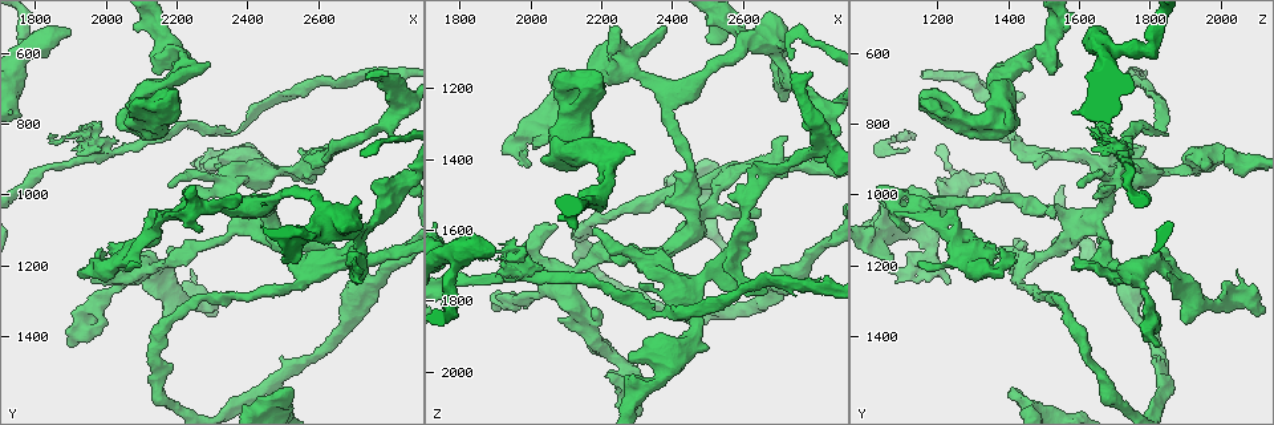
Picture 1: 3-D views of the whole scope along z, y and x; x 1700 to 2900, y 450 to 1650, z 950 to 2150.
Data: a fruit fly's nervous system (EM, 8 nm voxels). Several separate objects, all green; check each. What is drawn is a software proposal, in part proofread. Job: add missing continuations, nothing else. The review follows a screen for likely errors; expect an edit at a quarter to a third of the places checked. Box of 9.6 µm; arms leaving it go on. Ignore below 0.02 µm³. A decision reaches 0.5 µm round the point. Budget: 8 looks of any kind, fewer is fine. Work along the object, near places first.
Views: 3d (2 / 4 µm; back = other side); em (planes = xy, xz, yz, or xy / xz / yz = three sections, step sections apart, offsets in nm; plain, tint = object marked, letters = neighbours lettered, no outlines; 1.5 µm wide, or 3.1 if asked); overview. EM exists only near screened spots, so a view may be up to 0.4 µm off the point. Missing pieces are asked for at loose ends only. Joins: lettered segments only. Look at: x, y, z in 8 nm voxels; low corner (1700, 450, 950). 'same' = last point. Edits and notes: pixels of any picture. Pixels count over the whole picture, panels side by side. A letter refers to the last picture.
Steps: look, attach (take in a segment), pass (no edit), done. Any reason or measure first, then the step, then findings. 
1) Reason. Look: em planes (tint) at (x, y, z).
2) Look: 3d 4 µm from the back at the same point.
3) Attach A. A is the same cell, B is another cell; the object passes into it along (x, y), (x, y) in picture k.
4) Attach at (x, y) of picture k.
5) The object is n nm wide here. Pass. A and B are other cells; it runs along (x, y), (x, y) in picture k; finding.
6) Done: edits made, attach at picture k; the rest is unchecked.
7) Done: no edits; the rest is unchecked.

Branch stops here. Look: em planes (tint) at (1900, 530, 1670).

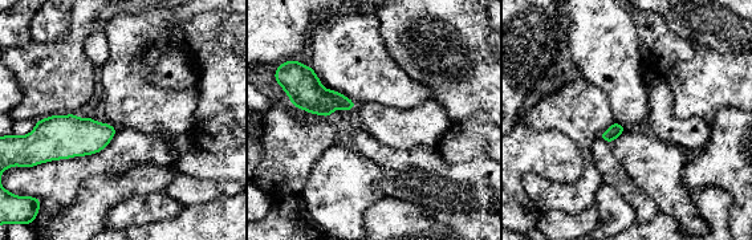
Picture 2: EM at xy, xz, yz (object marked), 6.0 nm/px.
Look: em planes (letters) at the same point.

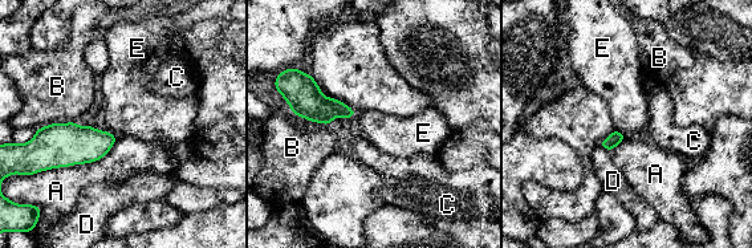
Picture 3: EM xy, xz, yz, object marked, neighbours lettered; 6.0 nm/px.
Pass. A, B, C, D and E are other cells; a border runs along (617, 129), (626, 135) in picture 3; none of them fits.

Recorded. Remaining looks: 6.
An open end. Look: 3d 2 µm from the back at (2300, 630, 1390).

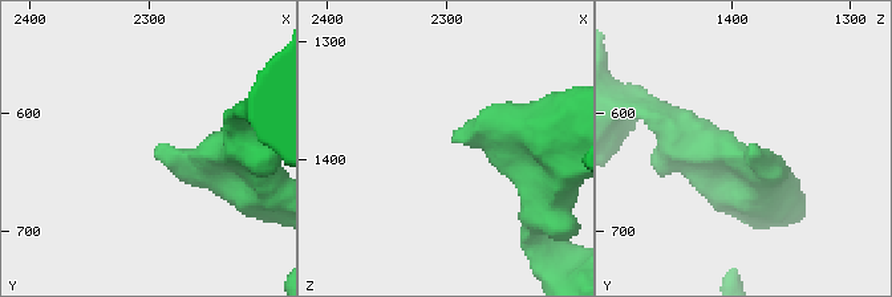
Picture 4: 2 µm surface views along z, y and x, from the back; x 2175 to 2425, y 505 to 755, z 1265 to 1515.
Look: em xz step 8 (tint) at (2290, 630, 1384).

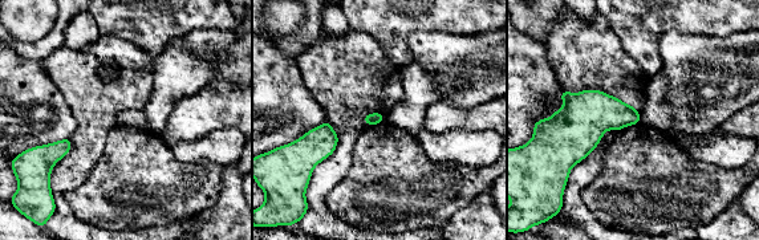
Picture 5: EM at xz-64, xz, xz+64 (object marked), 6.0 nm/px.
Look: em planes (letters) at the same point.

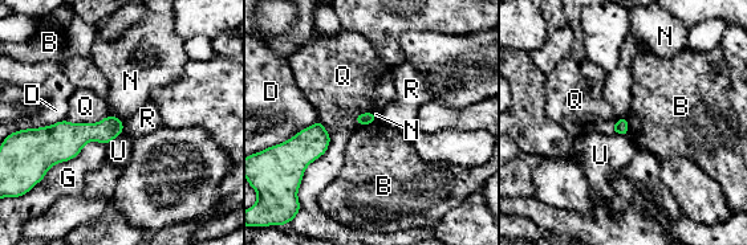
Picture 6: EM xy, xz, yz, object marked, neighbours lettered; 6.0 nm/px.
Pass. B, D, G, N, Q, R and U are other cells; a border runs along (625, 118), (628, 135) in picture 6; no lettered segment goes on from it.

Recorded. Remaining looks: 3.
An open end. Look: em planes (letters) at (1980, 790, 1670).

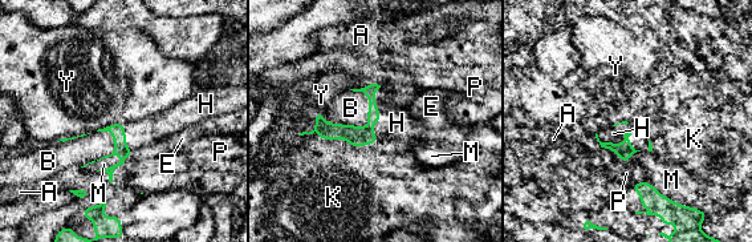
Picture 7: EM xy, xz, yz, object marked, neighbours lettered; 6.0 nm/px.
Pass. A, B, E, H, K, M, P and Y are other cells; a border runs along (321, 111), (314, 126), (300, 133) in picture 7; none of them fits.

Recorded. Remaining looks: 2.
Done: no edits; the rest is unchecked.

